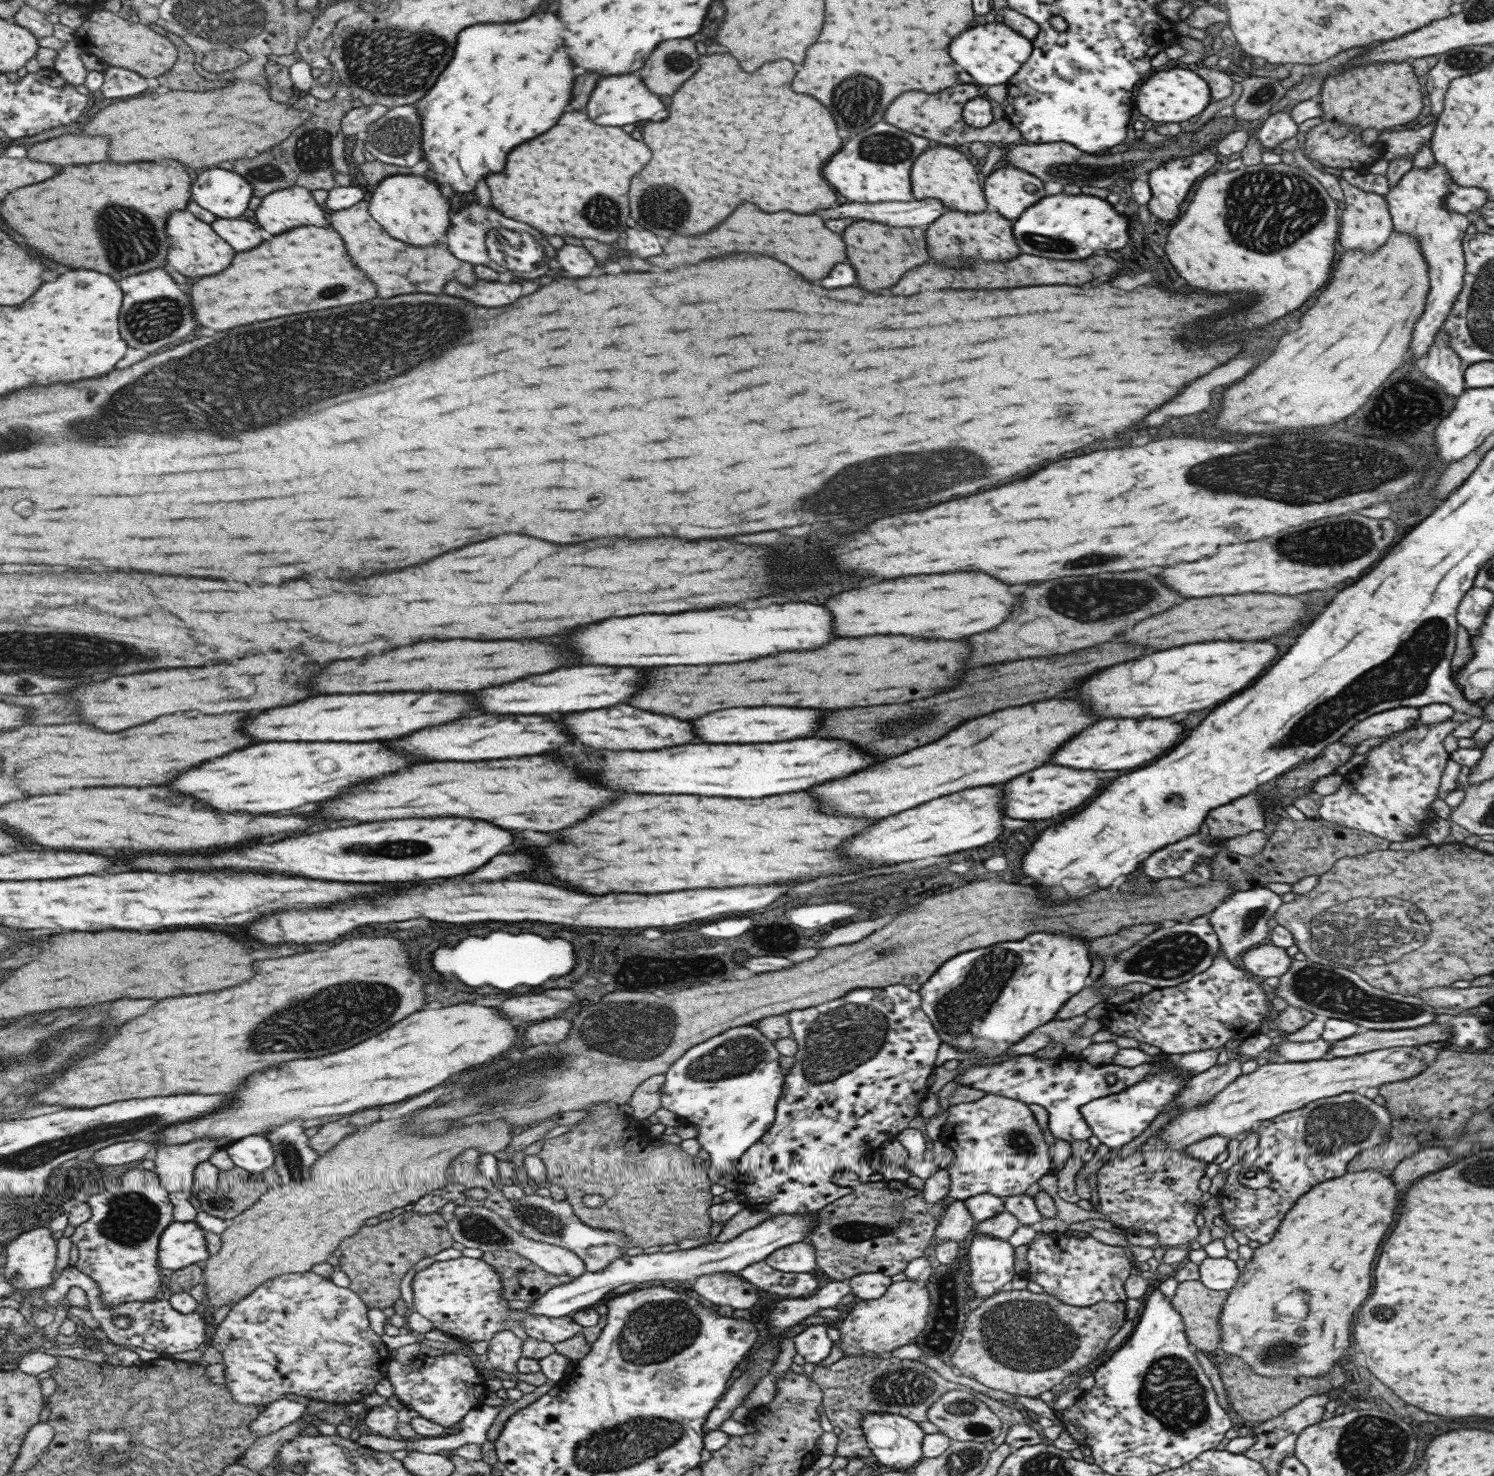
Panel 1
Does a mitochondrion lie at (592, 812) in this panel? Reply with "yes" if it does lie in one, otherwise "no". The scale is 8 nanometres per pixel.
no

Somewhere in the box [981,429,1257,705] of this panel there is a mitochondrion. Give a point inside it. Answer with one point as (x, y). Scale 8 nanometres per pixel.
(1112, 599)

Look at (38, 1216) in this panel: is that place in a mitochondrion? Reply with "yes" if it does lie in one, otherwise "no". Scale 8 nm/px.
no

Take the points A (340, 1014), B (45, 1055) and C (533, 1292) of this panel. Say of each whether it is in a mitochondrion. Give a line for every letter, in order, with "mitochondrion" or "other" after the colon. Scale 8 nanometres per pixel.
A: mitochondrion
B: mitochondrion
C: other

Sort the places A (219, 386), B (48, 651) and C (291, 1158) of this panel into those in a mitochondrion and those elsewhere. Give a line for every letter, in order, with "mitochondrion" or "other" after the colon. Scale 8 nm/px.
A: mitochondrion
B: mitochondrion
C: mitochondrion

